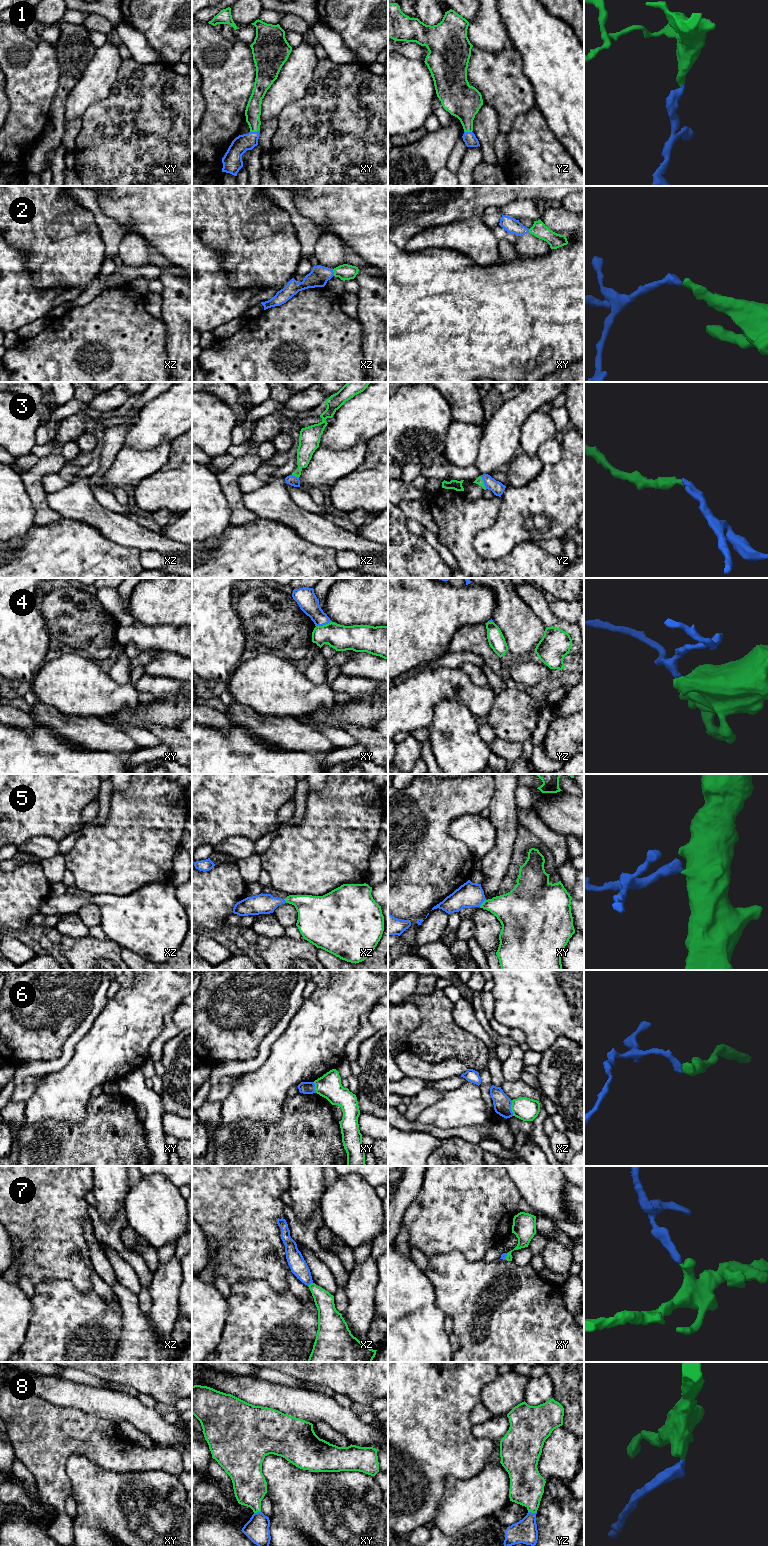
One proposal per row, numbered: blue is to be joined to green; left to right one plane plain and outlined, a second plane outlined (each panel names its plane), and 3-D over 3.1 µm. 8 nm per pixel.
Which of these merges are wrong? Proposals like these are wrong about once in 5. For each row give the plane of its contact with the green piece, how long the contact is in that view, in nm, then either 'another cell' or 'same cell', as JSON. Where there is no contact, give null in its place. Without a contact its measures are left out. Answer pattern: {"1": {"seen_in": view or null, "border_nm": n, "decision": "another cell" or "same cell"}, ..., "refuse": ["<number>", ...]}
{"1": {"seen_in": "xy", "border_nm": 80, "decision": "same cell"}, "2": {"seen_in": "xz", "border_nm": 50, "decision": "same cell"}, "3": {"seen_in": "yz", "border_nm": 120, "decision": "same cell"}, "4": {"seen_in": "xy", "border_nm": 130, "decision": "another cell"}, "5": {"seen_in": "xy", "border_nm": 80, "decision": "same cell"}, "6": {"seen_in": "xz", "border_nm": 130, "decision": "another cell"}, "7": {"seen_in": "xz", "border_nm": 50, "decision": "same cell"}, "8": {"seen_in": "yz", "border_nm": 70, "decision": "same cell"}, "refuse": ["4", "6"]}

